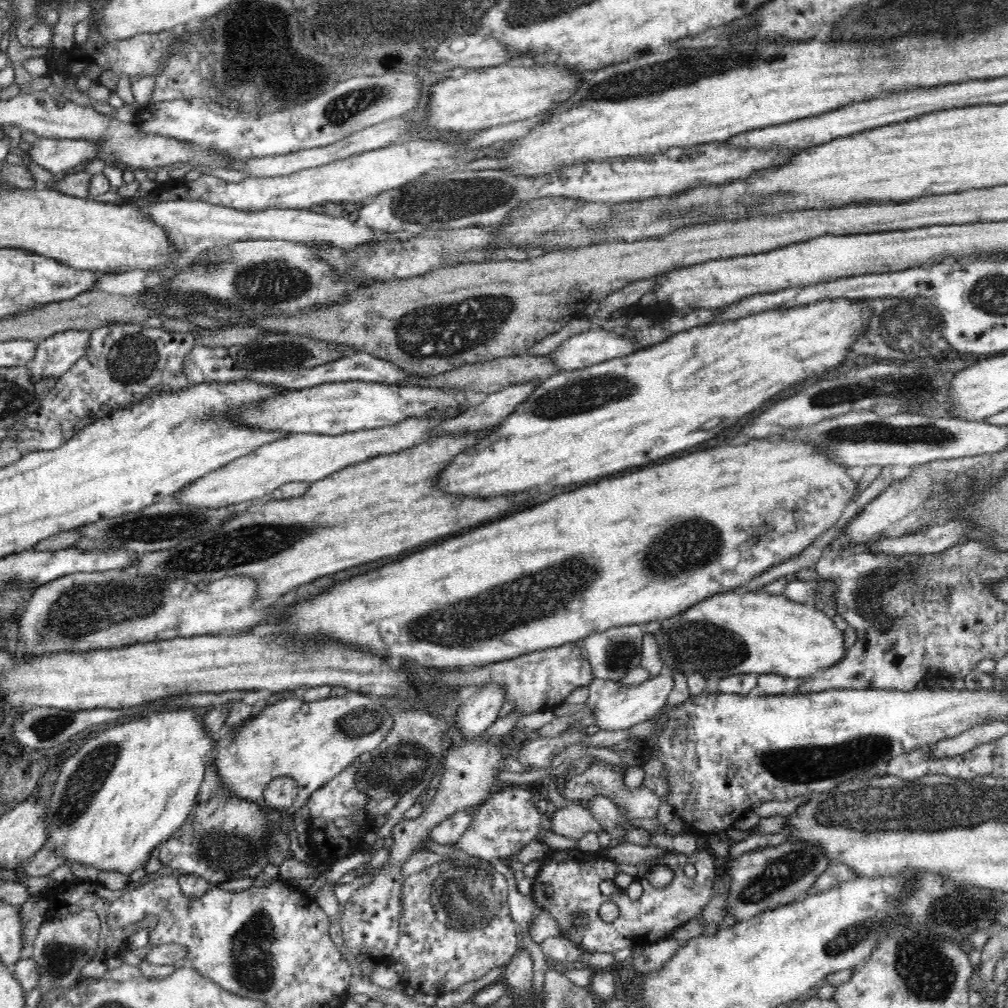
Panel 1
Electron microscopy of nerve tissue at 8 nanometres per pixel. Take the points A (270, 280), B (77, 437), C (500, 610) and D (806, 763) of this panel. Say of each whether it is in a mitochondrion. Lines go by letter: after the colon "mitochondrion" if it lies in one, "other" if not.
A: mitochondrion
B: other
C: mitochondrion
D: mitochondrion

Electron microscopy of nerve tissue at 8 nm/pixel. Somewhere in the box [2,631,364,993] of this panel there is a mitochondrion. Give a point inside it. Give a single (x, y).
(99, 761)

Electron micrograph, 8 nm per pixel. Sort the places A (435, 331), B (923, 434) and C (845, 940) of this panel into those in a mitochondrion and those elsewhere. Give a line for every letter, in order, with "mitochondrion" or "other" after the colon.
A: mitochondrion
B: mitochondrion
C: mitochondrion

